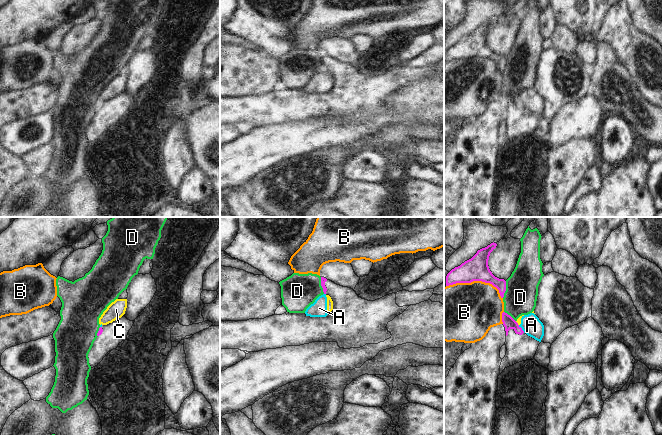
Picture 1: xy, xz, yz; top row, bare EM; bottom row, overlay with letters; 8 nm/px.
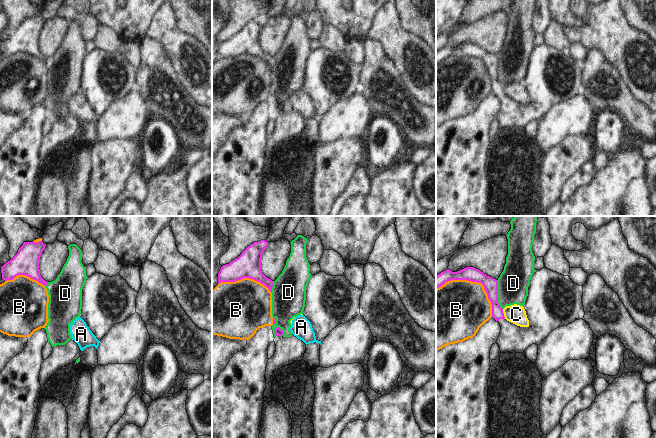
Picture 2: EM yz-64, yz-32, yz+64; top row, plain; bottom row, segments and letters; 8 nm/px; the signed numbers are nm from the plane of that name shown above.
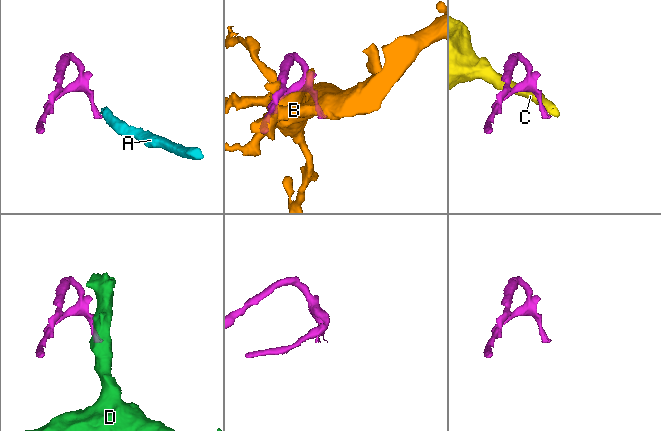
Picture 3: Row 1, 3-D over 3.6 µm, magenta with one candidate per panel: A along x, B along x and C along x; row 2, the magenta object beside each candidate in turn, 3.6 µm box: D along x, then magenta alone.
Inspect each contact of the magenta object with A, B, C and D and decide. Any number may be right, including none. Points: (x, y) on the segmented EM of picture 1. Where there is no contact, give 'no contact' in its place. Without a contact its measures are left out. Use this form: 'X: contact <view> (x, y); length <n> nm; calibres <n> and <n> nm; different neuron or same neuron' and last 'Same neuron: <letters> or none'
A: contact yz (521, 329); length 80 nm; calibres 100 and 160 nm; different neuron
B: contact yz (476, 280); length 460 nm; calibres 190 and 440 nm; different neuron
C: contact yz (517, 323); length 50 nm; calibres 100 and 40 nm; different neuron
D: contact xz (321, 285); length 140 nm; calibres 50 and 280 nm; different neuron
Same neuron: none

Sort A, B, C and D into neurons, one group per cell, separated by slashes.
A C / B / D

